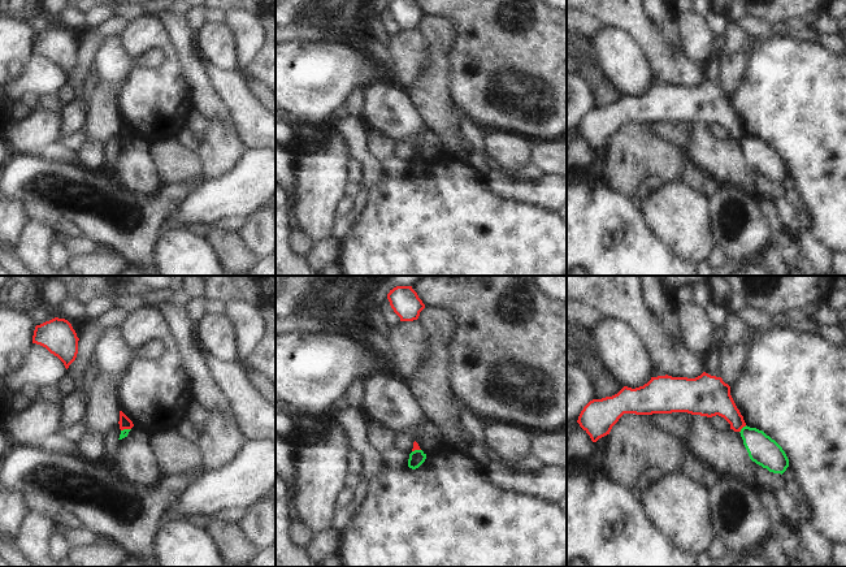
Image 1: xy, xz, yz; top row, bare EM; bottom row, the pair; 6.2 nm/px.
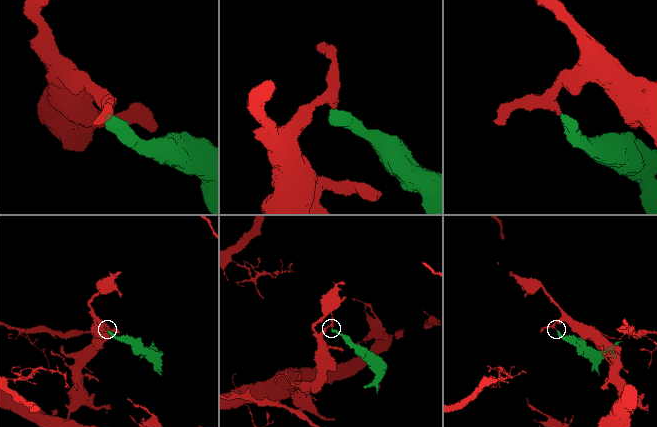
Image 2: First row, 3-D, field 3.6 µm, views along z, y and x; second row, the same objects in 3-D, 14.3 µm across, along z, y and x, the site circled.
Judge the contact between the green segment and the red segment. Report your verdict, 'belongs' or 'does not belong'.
does not belong

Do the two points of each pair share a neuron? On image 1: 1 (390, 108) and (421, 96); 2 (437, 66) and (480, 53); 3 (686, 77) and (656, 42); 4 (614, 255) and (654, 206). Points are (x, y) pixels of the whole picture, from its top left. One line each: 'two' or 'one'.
1: two
2: two
3: one
4: two

